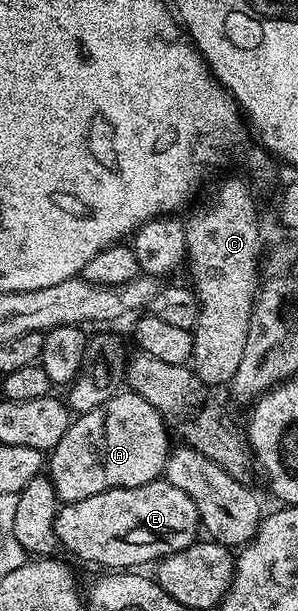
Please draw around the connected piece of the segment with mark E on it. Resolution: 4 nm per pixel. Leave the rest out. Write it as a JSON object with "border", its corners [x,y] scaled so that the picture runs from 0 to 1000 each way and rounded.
{"border":[[[550,786],[453,799],[372,799],[292,818],[221,822],[178,849],[188,885],[252,912],[339,926],[326,930],[473,930],[483,920],[597,907],[664,885],[671,861],[641,812]]]}

